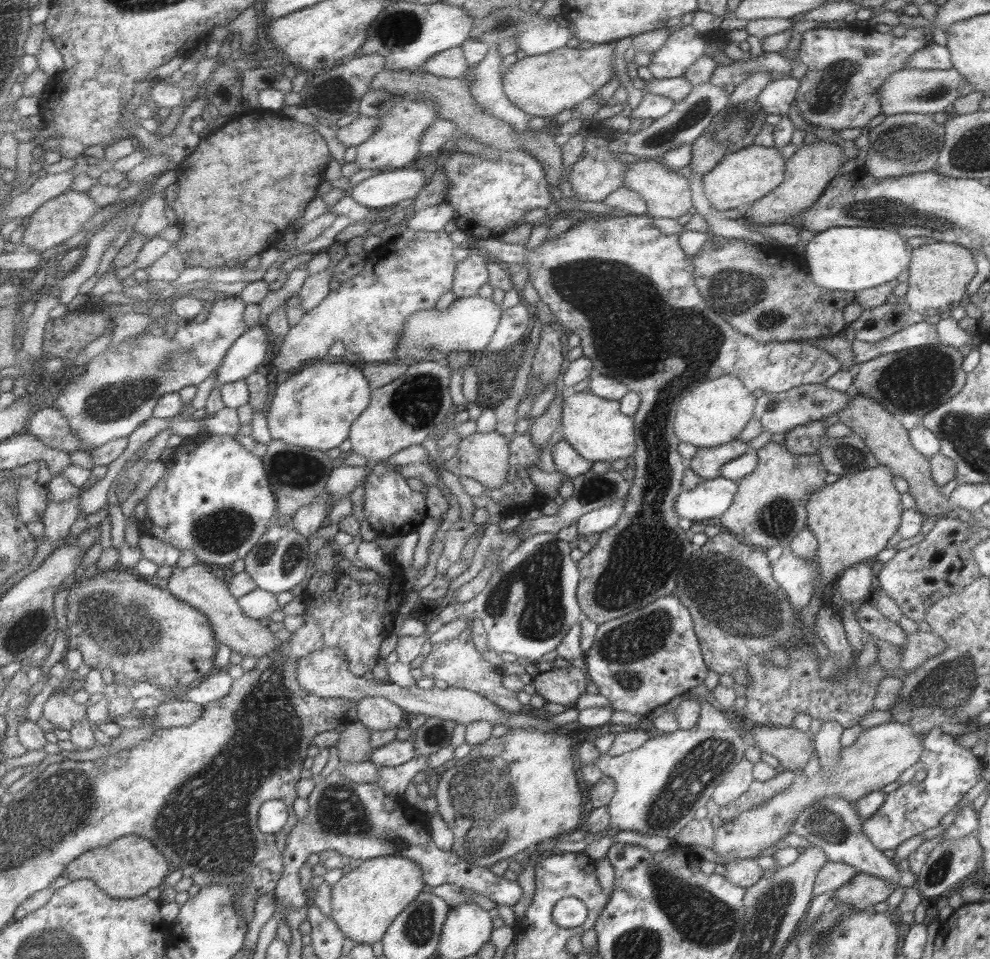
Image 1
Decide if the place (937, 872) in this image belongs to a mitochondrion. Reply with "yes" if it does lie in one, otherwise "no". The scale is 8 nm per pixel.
yes

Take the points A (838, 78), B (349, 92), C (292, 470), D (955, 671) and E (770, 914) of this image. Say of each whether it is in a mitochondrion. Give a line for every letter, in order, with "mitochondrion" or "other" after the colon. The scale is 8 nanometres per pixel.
A: mitochondrion
B: mitochondrion
C: mitochondrion
D: mitochondrion
E: mitochondrion

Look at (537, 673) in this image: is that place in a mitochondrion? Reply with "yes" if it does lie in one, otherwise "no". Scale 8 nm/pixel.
no

